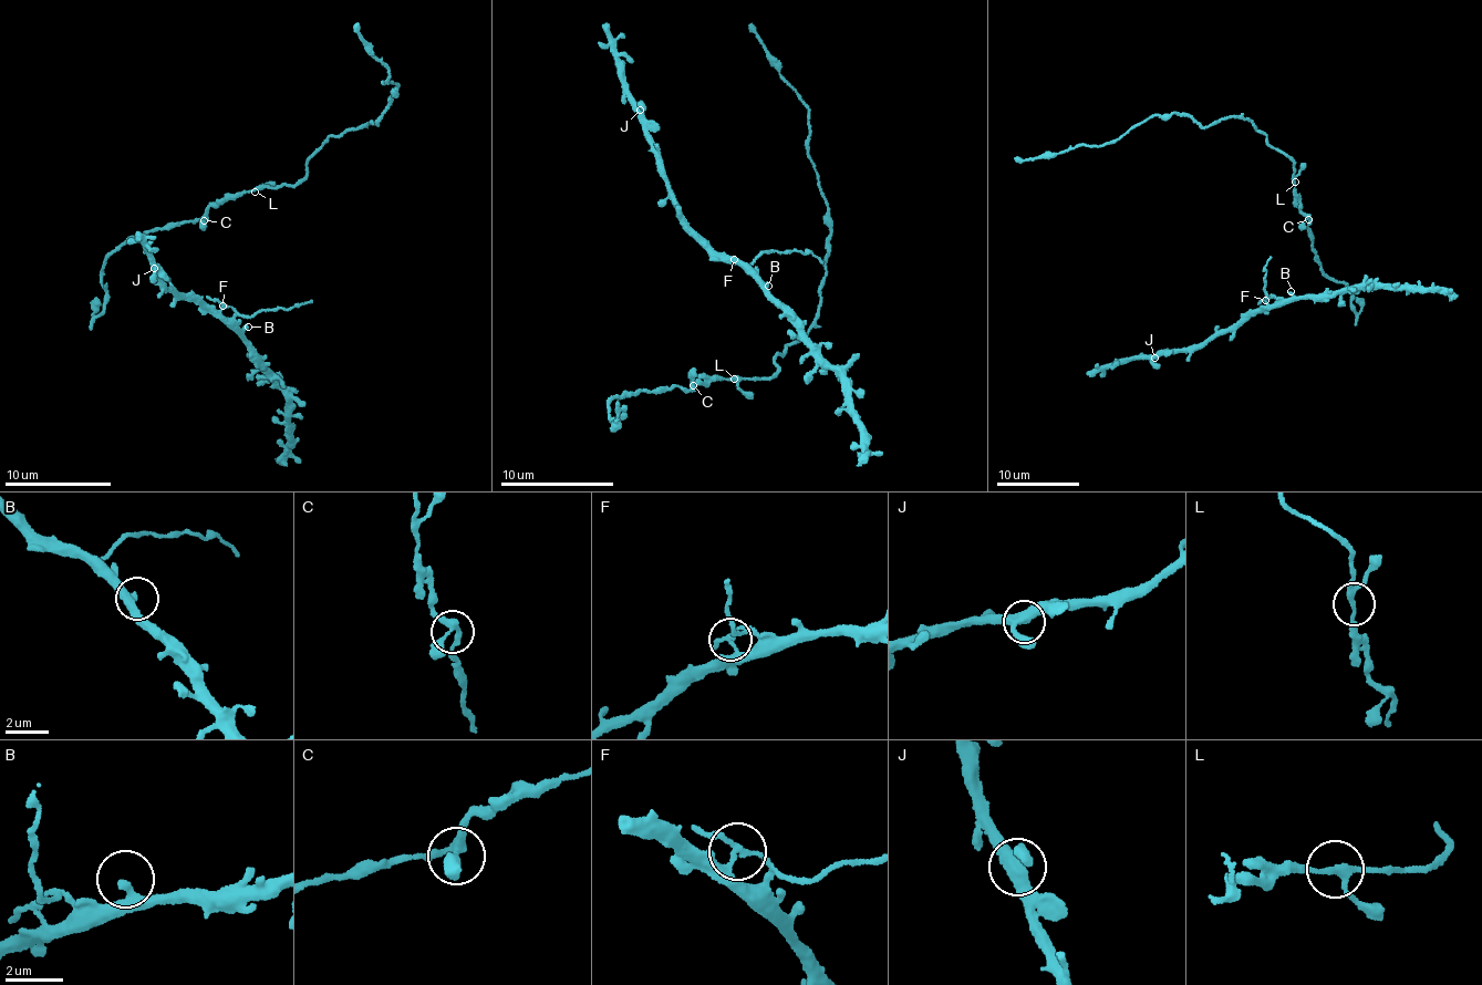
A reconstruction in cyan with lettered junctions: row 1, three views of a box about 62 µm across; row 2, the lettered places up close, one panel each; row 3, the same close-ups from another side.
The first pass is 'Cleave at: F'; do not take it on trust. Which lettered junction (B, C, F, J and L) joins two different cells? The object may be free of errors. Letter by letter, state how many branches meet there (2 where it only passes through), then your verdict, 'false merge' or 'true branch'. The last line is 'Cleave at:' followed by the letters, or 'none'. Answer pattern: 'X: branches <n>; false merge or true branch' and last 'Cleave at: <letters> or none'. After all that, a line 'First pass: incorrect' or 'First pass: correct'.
B: branches 2; true branch
C: branches 3; true branch
F: branches 3; false merge
J: branches 3; true branch
L: branches 3; true branch
Cleave at: F
First pass: correct

